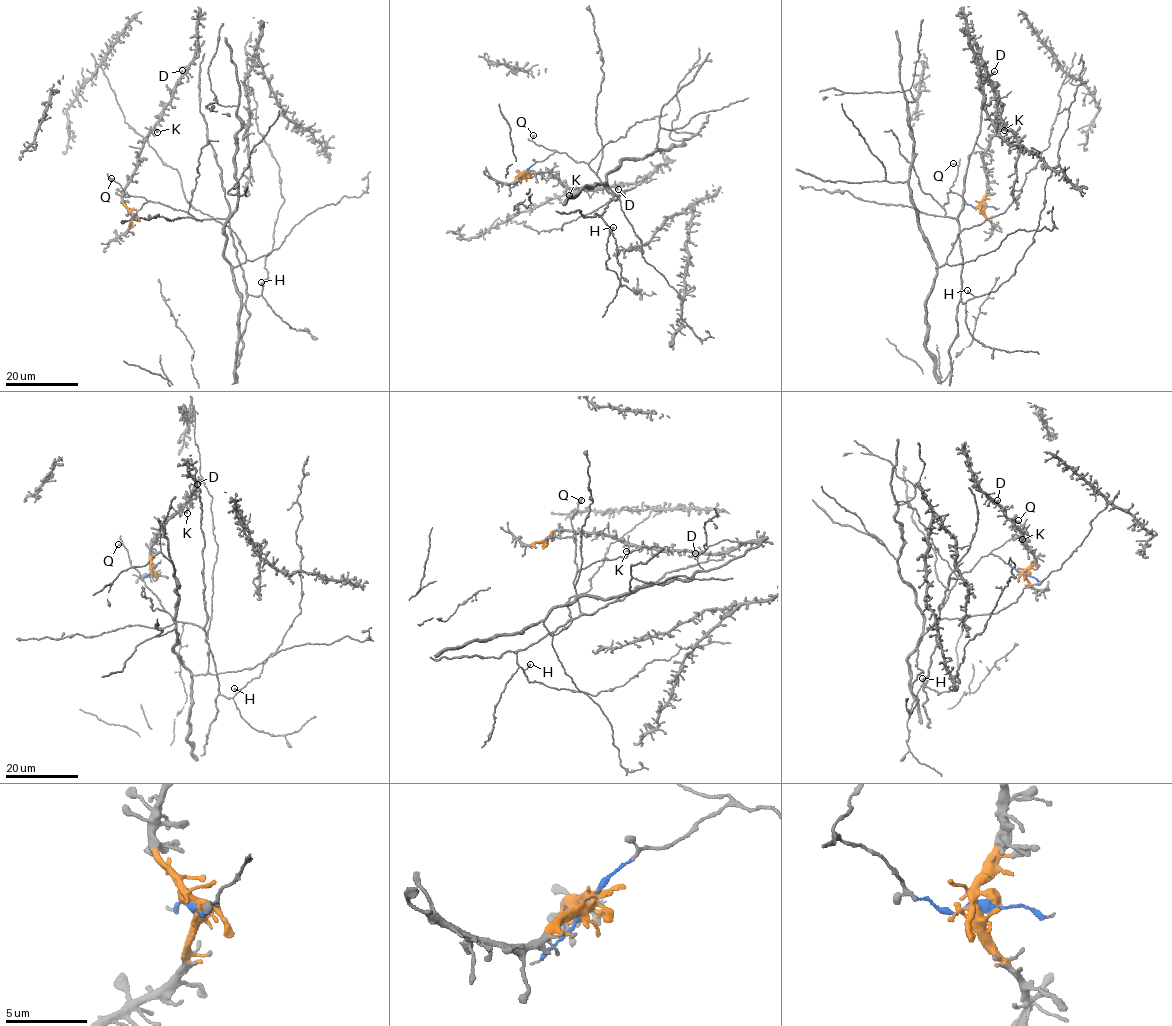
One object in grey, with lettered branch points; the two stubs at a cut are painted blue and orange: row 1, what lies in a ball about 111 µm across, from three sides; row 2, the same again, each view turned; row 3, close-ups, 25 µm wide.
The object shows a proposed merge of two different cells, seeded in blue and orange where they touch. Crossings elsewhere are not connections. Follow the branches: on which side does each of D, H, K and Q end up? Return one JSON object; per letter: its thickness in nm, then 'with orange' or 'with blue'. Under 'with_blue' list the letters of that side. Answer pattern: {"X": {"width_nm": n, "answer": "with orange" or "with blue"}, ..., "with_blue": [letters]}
{"D": {"width_nm": 240, "answer": "with orange"}, "H": {"width_nm": 280, "answer": "with blue"}, "K": {"width_nm": 360, "answer": "with orange"}, "Q": {"width_nm": 280, "answer": "with blue"}, "with_blue": ["H", "Q"]}

